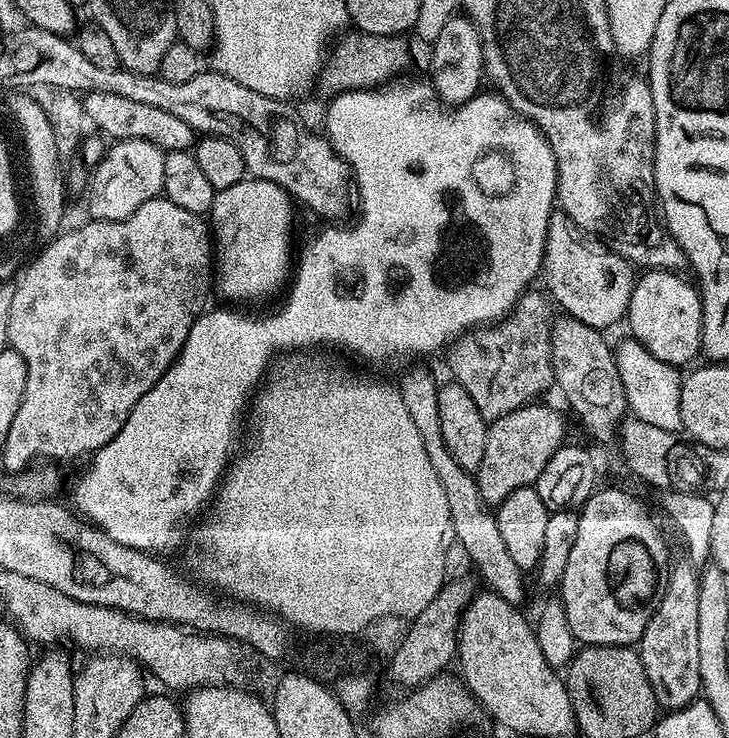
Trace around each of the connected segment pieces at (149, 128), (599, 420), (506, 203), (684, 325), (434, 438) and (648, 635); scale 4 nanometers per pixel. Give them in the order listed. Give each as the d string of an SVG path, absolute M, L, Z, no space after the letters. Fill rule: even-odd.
M89 92L83 97L87 123L100 132L112 136L113 141L142 138L154 142L165 153L187 152L195 145L198 136L182 118L174 118L174 114L166 110L158 110L155 106L145 106L143 102L133 102L131 98L118 98L118 94L106 92Z
M560 314L552 322L552 375L555 387L560 387L572 412L584 423L584 428L596 440L615 441L618 429L628 412L622 390L613 345L599 328L586 326L578 318Z
M404 79L389 80L379 88L338 92L329 99L332 101L329 102L328 113L324 116L323 131L326 133L326 139L332 144L332 149L352 168L354 188L358 193L356 224L324 226L317 236L312 236L305 242L304 249L301 252L299 249L298 259L286 288L288 297L281 308L276 308L265 316L255 316L252 312L235 312L236 308L232 306L216 308L213 312L212 309L204 311L194 322L194 326L190 326L190 334L182 346L180 355L172 361L166 374L162 374L162 378L158 378L153 388L146 390L146 394L138 398L122 430L118 430L118 434L114 434L114 438L110 438L110 442L106 442L106 446L102 446L91 457L92 465L81 474L80 481L72 492L72 500L76 503L74 508L83 519L102 529L114 542L128 546L135 552L149 554L172 552L183 542L184 523L194 519L196 515L199 517L211 505L216 489L220 487L220 481L224 479L228 465L237 451L236 439L240 436L240 419L244 416L244 408L246 416L246 409L254 393L269 371L268 363L279 352L292 352L295 348L316 348L319 344L333 344L336 348L345 348L346 351L353 352L364 360L373 360L376 364L382 363L383 360L396 360L399 356L432 356L435 352L443 353L449 345L459 341L465 334L503 320L520 301L521 296L533 287L532 279L541 275L546 230L557 207L558 178L554 150L550 150L544 135L526 117L518 115L495 91L484 90L464 104L445 106L427 79ZM408 148L416 149L408 156ZM407 168L408 181L404 184L404 171Z
M661 268L645 273L645 276L635 277L630 294L626 324L632 327L631 335L642 346L646 346L646 350L650 350L658 362L691 365L691 360L701 355L704 307L700 305L699 291L691 283L688 285L681 273L667 272Z
M412 370L406 373L398 385L403 405L406 406L407 413L410 414L414 426L418 427L418 432L422 436L423 446L430 459L430 466L438 475L438 480L442 483L446 493L446 502L449 503L457 543L461 544L469 560L478 568L485 582L483 585L488 587L489 591L498 594L500 598L504 598L506 602L519 607L523 605L522 602L526 596L524 570L507 552L506 542L503 541L502 534L498 531L495 515L481 497L475 477L458 466L458 462L455 462L453 455L446 448L438 415L437 390L437 381L434 382L424 370Z
M687 562L671 565L662 602L642 634L638 651L657 705L664 710L684 708L701 695L698 670L698 590L700 577Z

